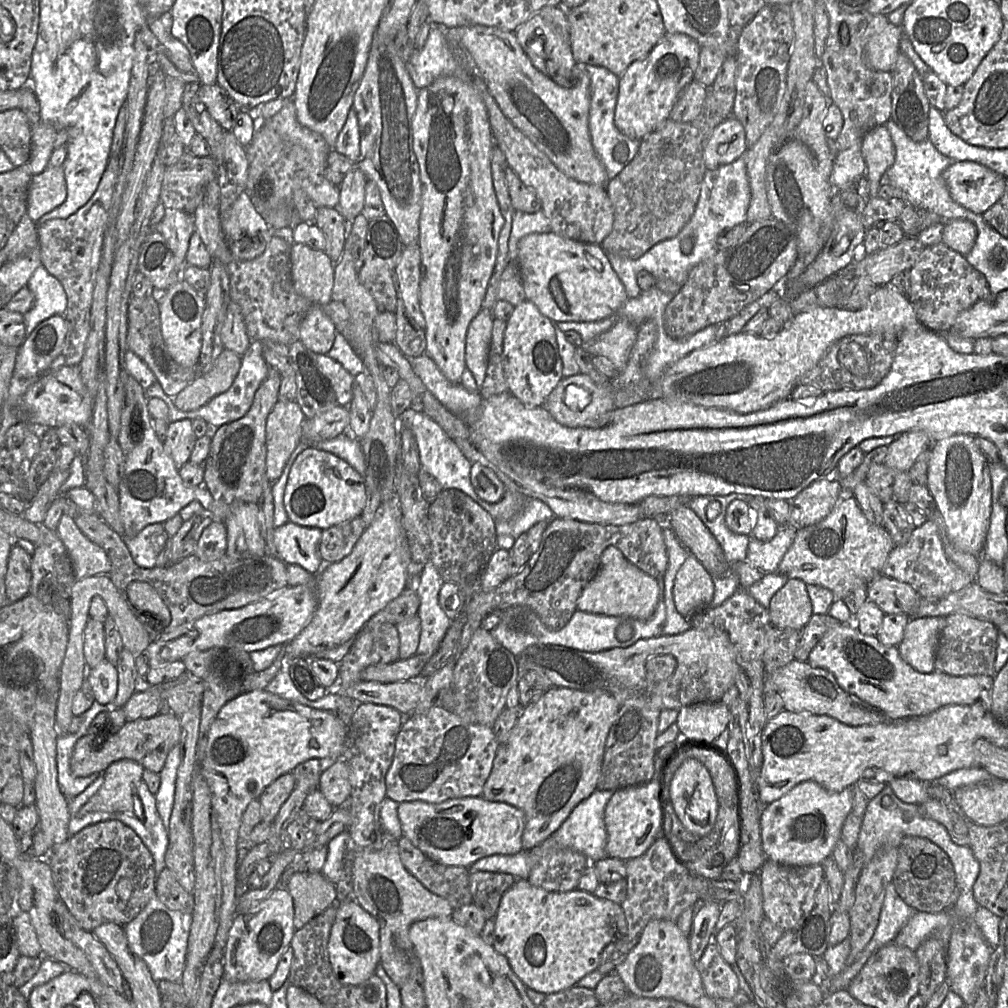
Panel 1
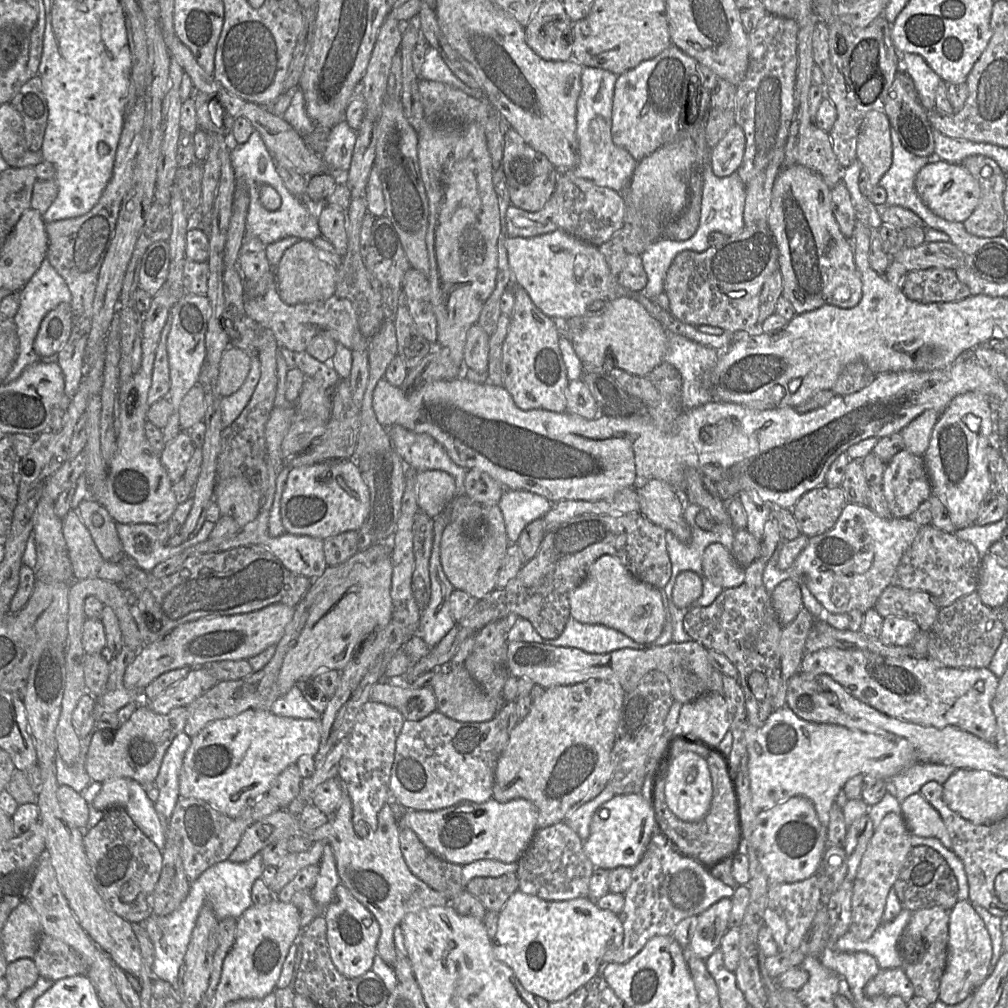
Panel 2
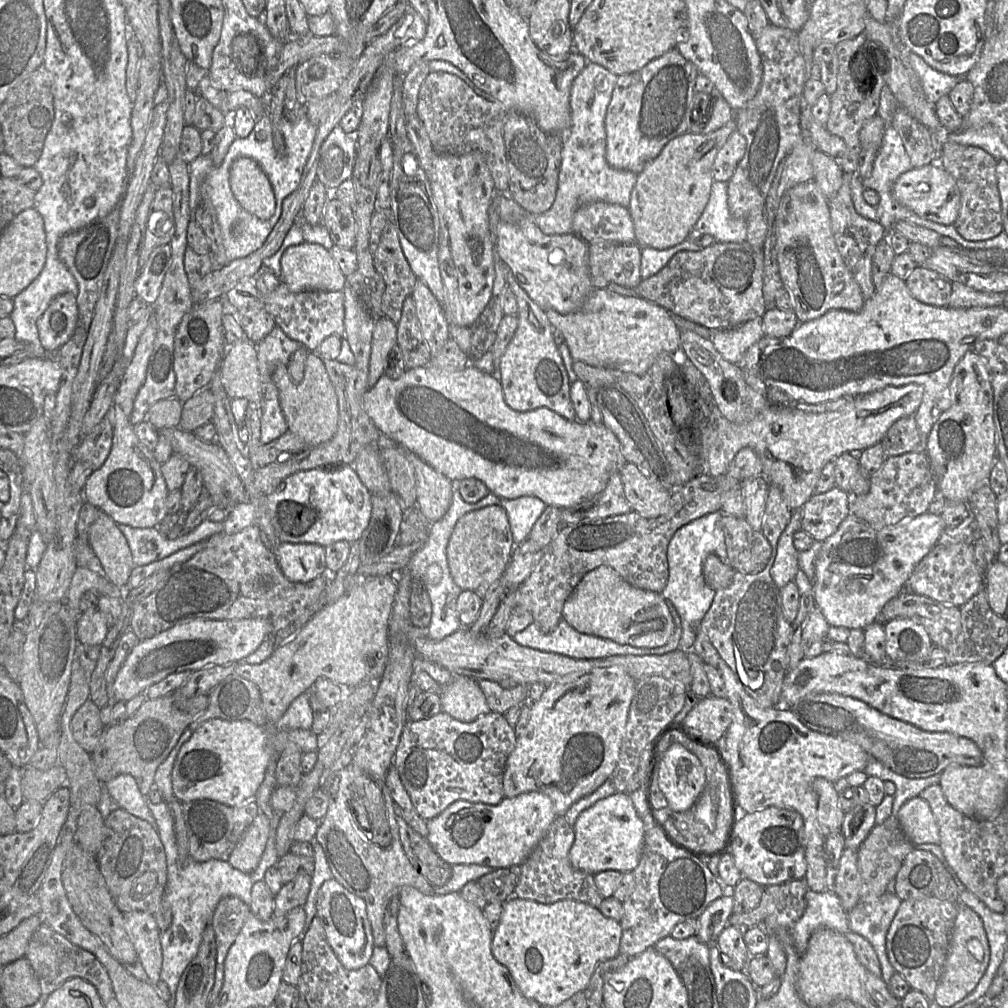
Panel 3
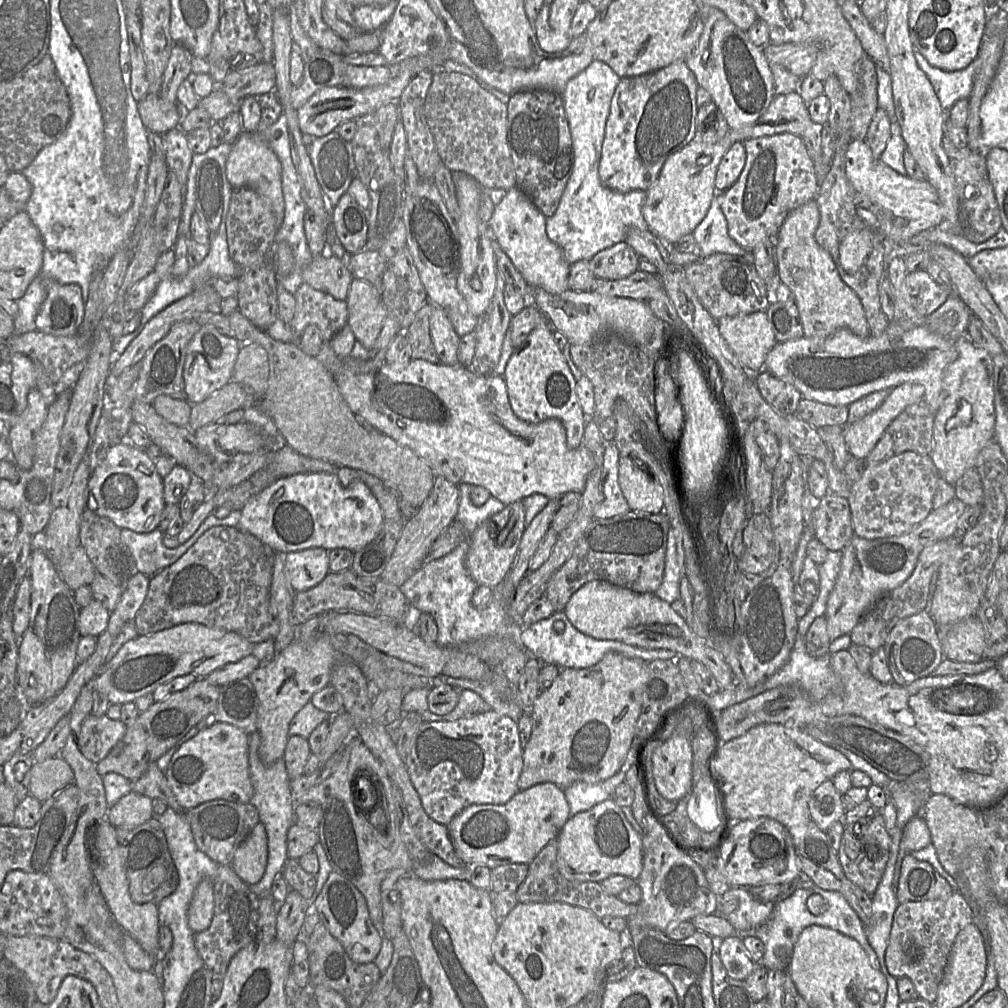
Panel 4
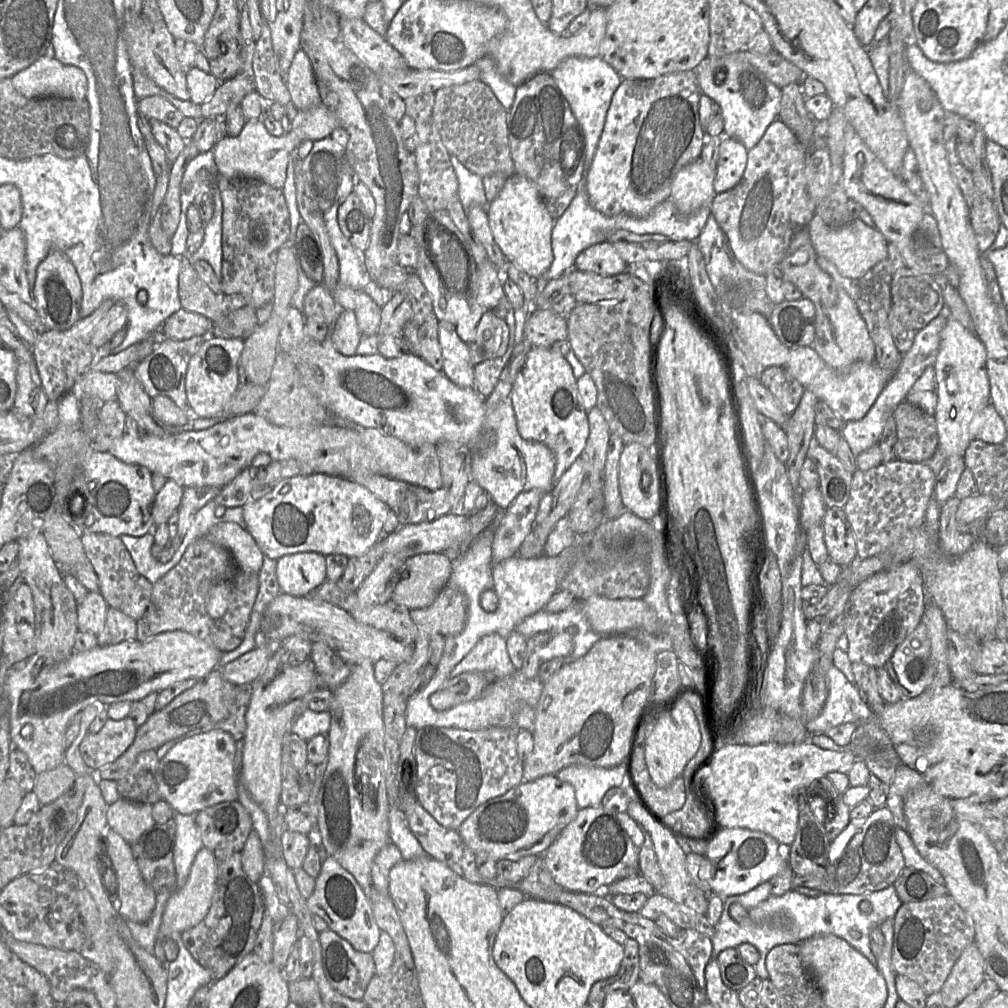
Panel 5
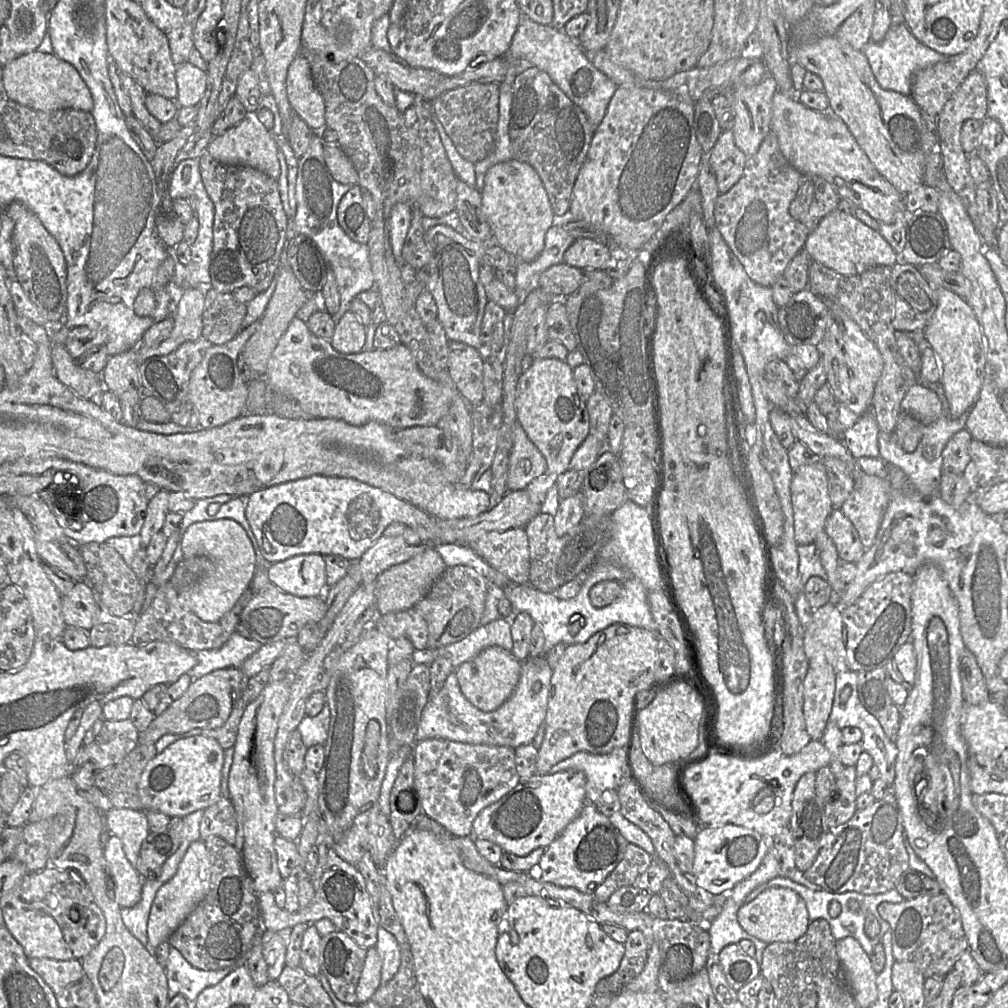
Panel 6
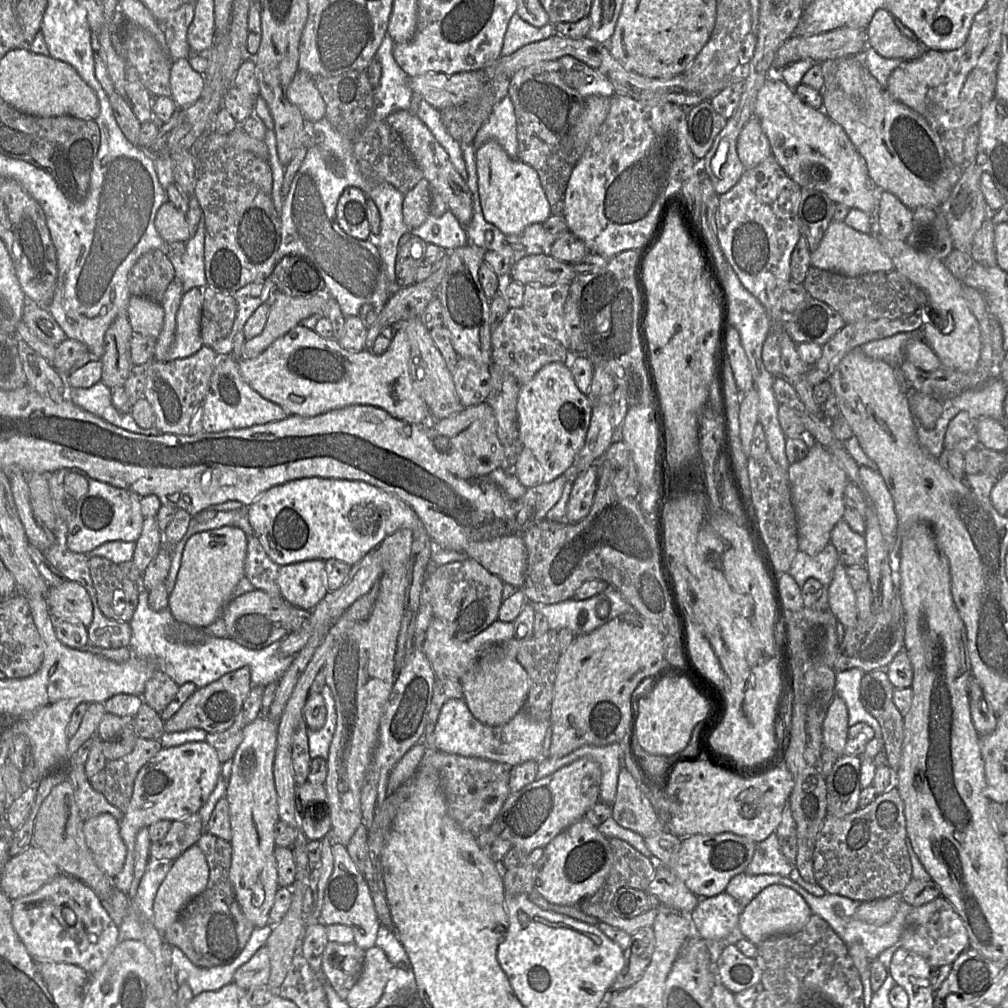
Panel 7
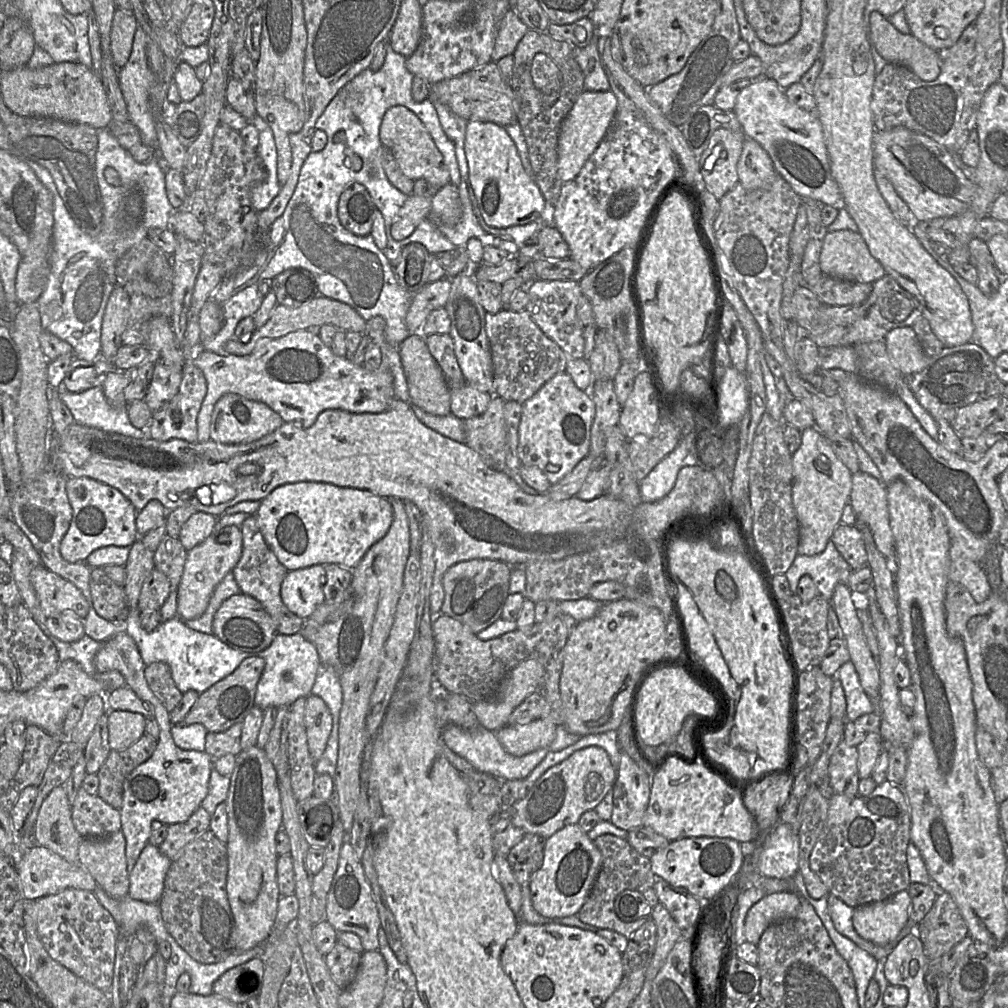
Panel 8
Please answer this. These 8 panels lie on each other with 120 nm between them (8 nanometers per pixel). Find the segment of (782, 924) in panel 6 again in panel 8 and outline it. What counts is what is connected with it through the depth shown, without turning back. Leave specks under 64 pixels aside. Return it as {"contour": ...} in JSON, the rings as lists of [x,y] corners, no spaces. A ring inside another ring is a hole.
{"contour":[[[793,893],[767,894],[755,903],[746,914],[745,940],[757,946],[762,933],[769,925],[795,917],[799,906],[799,898]]]}

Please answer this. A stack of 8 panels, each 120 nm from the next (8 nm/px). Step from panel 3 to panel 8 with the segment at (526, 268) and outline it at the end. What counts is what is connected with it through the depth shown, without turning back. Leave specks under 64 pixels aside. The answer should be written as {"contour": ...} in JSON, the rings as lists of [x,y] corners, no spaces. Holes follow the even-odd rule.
{"contour":[[[468,121],[465,154],[469,182],[487,225],[507,228],[543,220],[553,224],[553,206],[546,202],[535,179],[525,171],[516,145],[503,126],[494,122]]]}

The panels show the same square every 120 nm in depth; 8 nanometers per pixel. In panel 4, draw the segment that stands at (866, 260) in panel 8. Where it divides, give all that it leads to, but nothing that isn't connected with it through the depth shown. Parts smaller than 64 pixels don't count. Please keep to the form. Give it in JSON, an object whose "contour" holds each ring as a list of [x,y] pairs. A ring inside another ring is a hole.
{"contour":[[[865,228],[845,236],[839,244],[839,261],[848,274],[854,274],[862,266],[872,249],[874,231]]]}

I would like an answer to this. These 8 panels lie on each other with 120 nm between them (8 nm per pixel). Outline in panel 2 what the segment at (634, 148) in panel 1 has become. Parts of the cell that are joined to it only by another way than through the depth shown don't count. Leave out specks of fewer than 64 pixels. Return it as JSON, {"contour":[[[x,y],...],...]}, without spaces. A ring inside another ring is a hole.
{"contour":[[[584,67],[583,68],[583,72],[581,75],[581,92],[580,92],[579,98],[577,100],[577,112],[576,112],[576,121],[577,121],[576,135],[577,135],[577,140],[578,140],[578,156],[579,156],[578,163],[571,170],[558,170],[558,171],[571,171],[575,177],[587,179],[587,180],[592,181],[597,186],[606,187],[606,188],[616,191],[618,193],[623,193],[624,190],[626,189],[627,185],[630,182],[632,174],[636,168],[637,162],[627,150],[615,145],[613,143],[612,136],[611,136],[612,106],[613,106],[613,99],[614,99],[614,87],[615,87],[615,83],[617,81],[617,77],[618,76],[613,74],[612,72],[601,69],[601,68],[595,68],[595,67]]]}

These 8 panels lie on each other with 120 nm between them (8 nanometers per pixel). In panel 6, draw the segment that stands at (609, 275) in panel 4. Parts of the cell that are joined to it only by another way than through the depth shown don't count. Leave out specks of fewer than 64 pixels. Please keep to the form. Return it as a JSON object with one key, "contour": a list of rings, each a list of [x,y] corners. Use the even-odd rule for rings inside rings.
{"contour":[[[576,238],[564,253],[564,262],[579,268],[602,269],[611,258],[612,248],[603,241]]]}

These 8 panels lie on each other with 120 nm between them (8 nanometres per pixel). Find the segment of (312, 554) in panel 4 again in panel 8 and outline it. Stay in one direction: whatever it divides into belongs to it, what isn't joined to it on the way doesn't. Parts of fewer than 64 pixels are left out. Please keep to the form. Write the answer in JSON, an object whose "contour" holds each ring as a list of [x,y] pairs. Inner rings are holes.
{"contour":[[[316,564],[288,571],[282,581],[280,595],[283,603],[303,620],[309,618],[325,601],[321,575],[325,575],[324,566]]]}

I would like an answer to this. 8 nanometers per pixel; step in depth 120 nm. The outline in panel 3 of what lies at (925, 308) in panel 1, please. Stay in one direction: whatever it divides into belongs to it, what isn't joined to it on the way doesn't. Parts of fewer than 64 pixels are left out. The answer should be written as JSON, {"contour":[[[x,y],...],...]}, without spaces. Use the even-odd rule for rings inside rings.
{"contour":[[[917,266],[905,279],[911,295],[918,301],[937,307],[948,306],[952,283],[941,274]]]}

